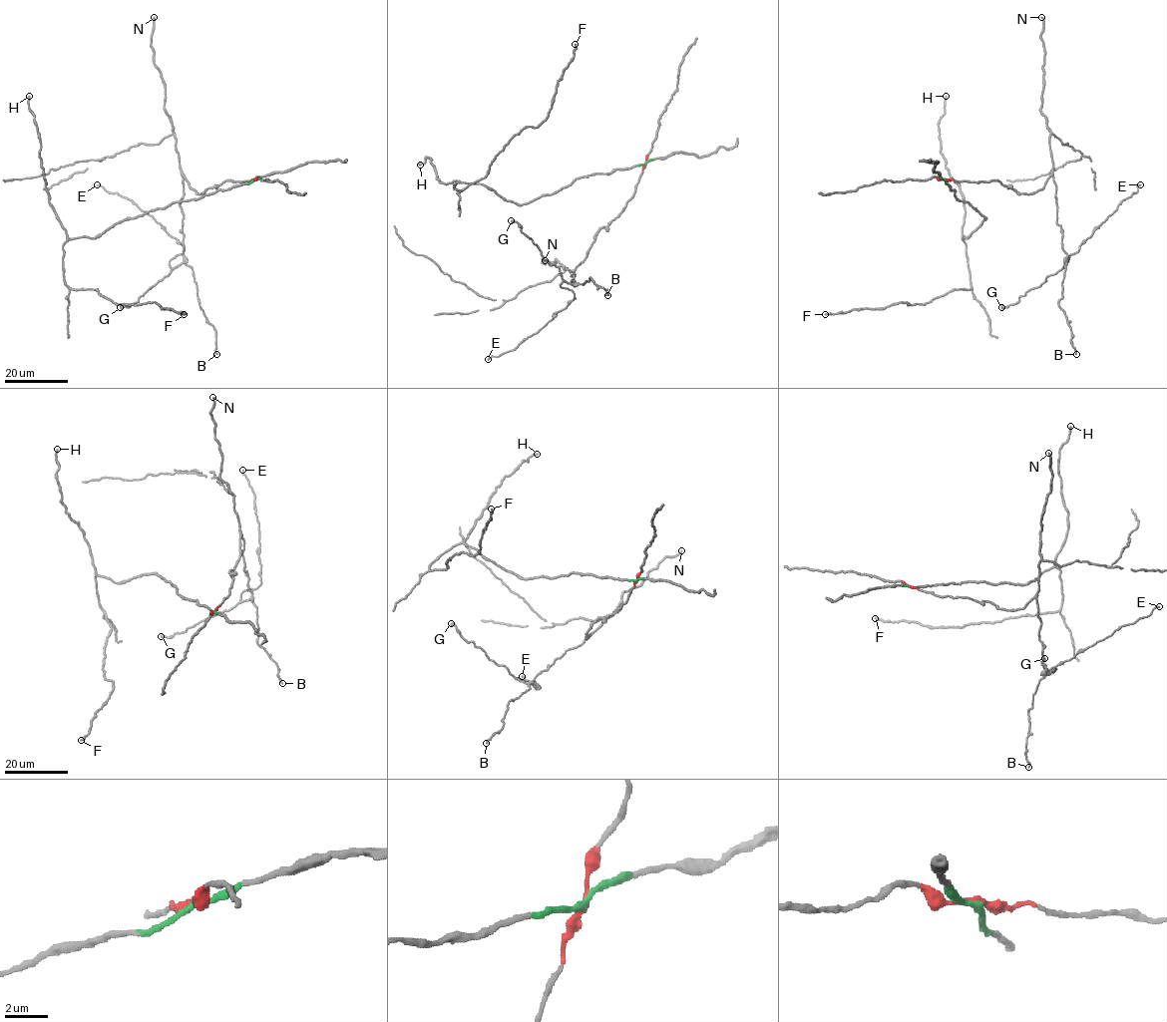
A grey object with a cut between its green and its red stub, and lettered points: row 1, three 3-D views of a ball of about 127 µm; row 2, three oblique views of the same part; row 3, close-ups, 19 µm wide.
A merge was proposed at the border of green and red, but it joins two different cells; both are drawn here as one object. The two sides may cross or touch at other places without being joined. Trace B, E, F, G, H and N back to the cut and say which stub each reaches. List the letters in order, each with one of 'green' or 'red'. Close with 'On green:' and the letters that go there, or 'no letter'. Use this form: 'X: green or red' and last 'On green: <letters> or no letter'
B: red
E: red
F: green
G: red
H: green
N: red
On green: F, H

